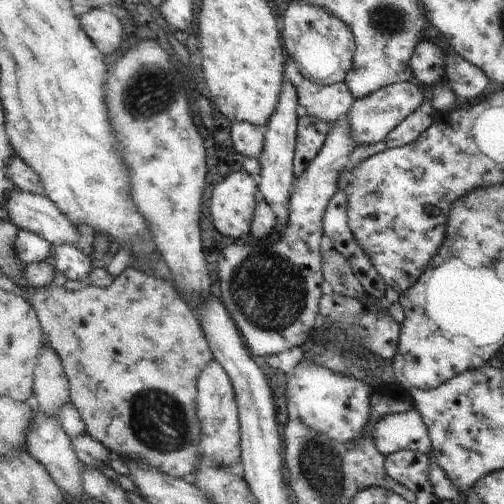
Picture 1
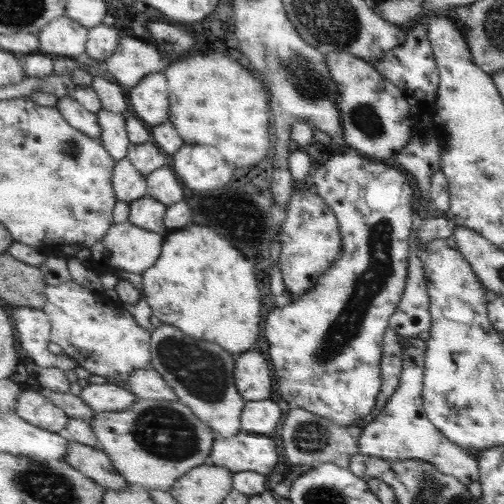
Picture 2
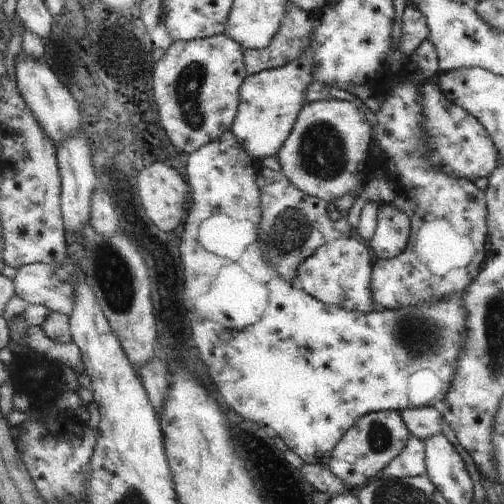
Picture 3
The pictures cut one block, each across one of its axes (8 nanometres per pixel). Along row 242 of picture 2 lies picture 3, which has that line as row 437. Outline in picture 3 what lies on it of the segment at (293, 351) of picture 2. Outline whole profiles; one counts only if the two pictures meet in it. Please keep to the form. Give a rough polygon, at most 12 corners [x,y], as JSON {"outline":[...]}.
{"outline":[[399,412],[361,416],[325,472],[365,486],[411,434]]}

